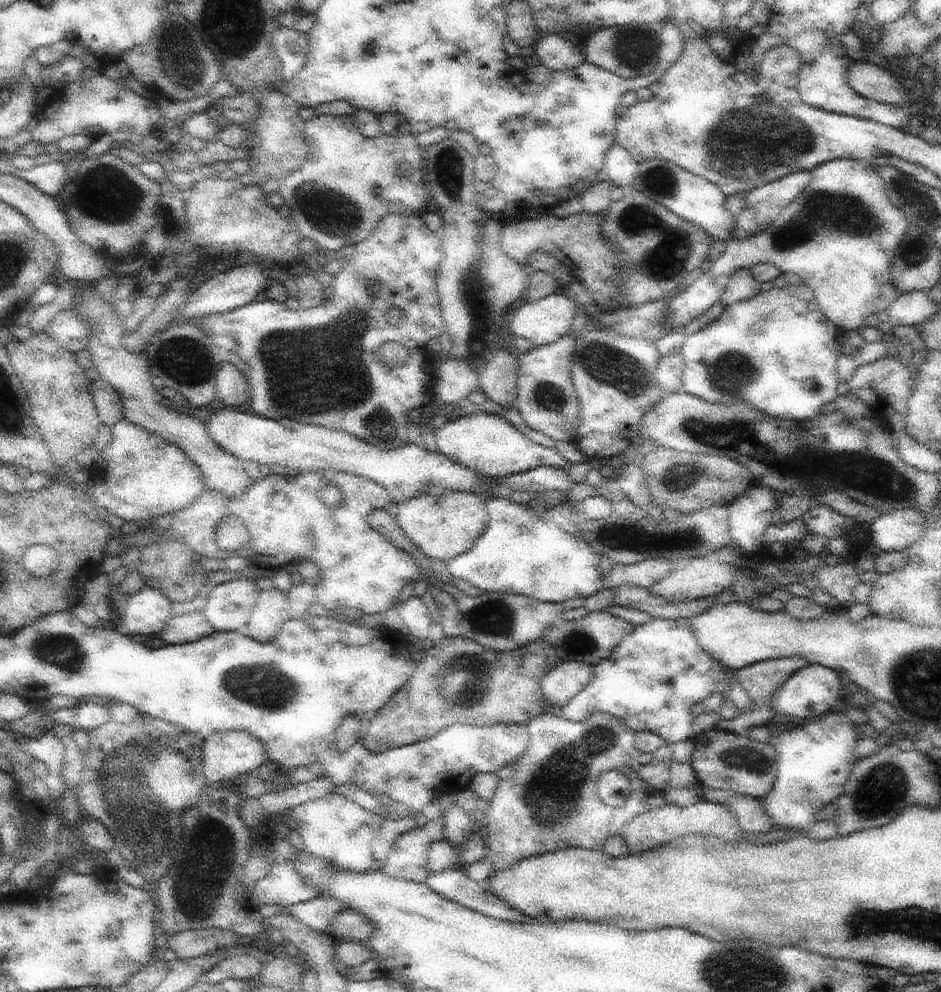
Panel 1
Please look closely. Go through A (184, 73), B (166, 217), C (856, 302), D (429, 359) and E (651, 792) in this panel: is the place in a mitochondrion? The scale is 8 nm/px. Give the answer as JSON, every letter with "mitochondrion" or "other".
{"A":"mitochondrion","B":"mitochondrion","C":"other","D":"other","E":"other"}

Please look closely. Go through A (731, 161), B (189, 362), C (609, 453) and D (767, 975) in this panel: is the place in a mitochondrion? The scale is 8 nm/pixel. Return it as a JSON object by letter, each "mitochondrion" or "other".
{"A":"mitochondrion","B":"mitochondrion","C":"other","D":"mitochondrion"}

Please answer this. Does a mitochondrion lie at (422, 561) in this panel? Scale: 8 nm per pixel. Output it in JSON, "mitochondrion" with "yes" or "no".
{"mitochondrion":"no"}

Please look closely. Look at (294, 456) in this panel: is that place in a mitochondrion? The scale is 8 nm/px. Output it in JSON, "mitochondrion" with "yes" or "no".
{"mitochondrion":"no"}

